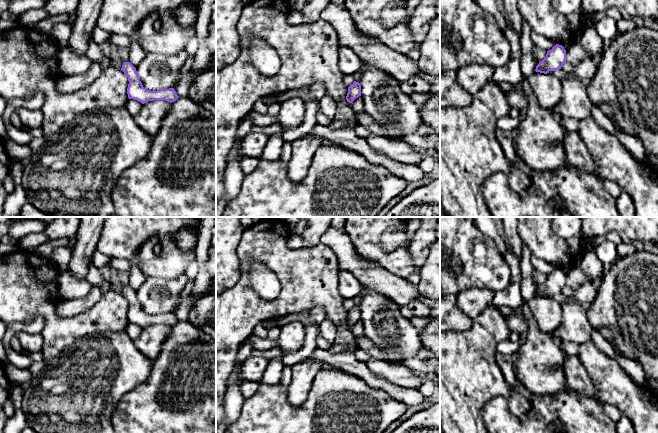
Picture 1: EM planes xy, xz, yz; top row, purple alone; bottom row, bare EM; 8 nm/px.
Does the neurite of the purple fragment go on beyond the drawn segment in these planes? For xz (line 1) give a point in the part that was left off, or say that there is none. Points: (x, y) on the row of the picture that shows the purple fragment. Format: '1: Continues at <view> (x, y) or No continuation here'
1: No continuation here

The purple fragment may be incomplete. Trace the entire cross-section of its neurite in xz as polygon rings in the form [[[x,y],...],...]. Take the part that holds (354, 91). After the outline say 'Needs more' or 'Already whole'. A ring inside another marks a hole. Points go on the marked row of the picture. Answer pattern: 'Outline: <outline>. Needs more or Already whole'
Outline: [[[354,81],[353,84],[348,87],[346,100],[352,103],[359,96],[361,96],[361,85],[359,82]]]. Already whole

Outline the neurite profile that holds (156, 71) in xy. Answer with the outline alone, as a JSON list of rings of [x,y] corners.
[[[185,49],[172,55],[148,52],[136,71],[143,87],[149,91],[174,88],[187,59]]]

